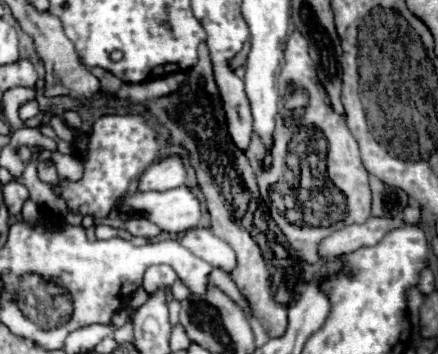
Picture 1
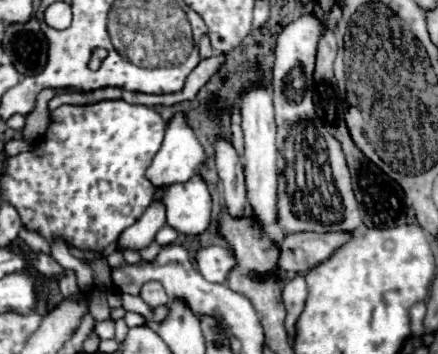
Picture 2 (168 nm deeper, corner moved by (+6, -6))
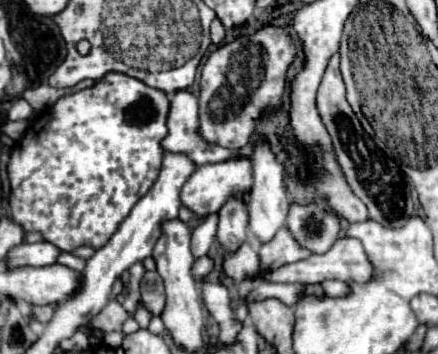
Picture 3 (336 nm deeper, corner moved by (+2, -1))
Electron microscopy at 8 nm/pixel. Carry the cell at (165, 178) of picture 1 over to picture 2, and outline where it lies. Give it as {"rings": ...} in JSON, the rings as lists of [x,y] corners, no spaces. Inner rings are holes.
{"rings":[[[174,114],[168,122],[166,128],[166,136],[164,142],[160,146],[160,150],[156,152],[152,164],[146,170],[146,178],[158,188],[158,186],[170,186],[170,184],[178,184],[178,182],[186,182],[190,180],[194,174],[198,174],[200,166],[206,162],[206,152],[202,148],[202,144],[198,142],[188,118],[184,114]]]}

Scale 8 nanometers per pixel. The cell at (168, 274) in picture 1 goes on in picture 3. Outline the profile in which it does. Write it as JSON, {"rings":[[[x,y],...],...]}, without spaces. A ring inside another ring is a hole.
{"rings":[[[148,271],[142,277],[140,283],[140,295],[142,295],[142,305],[152,311],[154,315],[160,315],[164,305],[166,305],[166,295],[164,295],[164,285],[162,277],[158,277],[156,271]]]}

